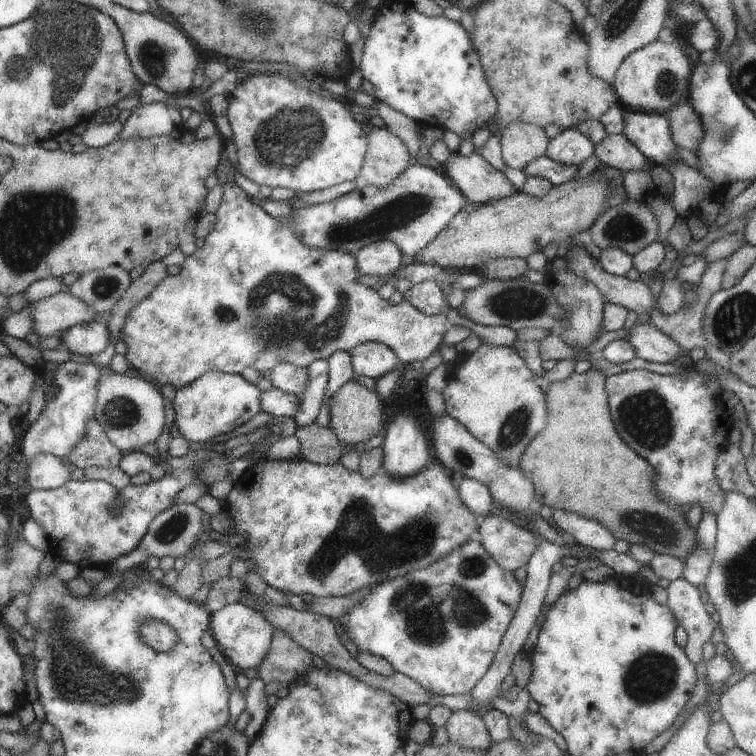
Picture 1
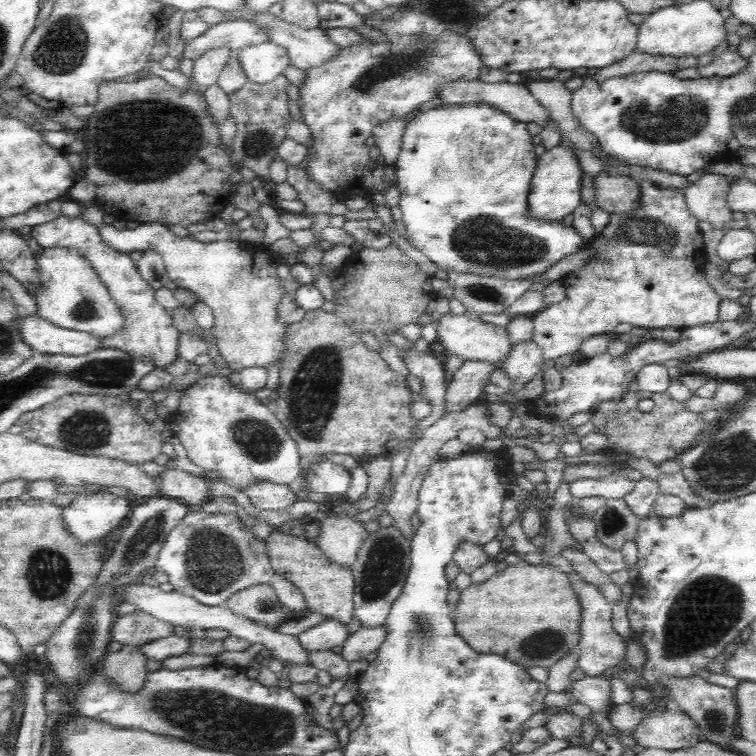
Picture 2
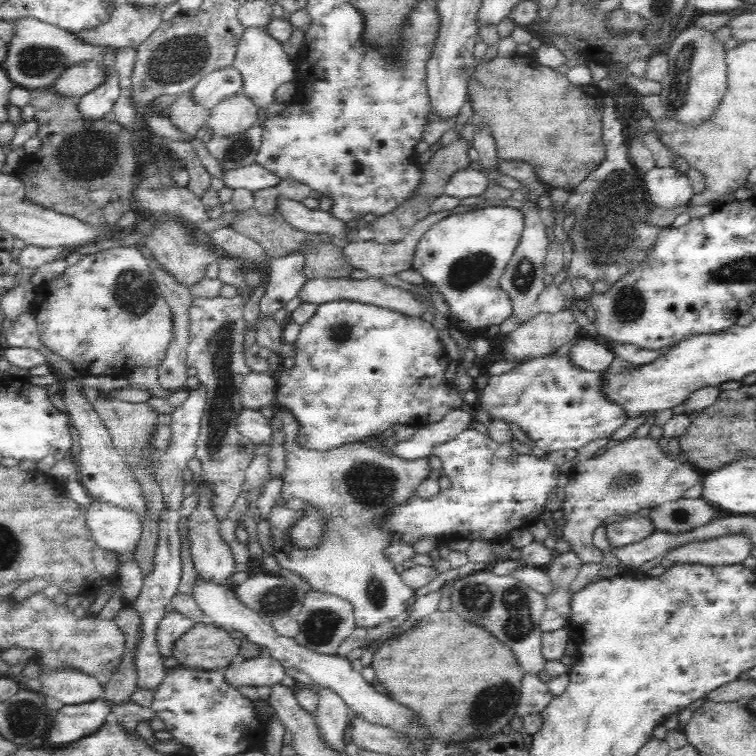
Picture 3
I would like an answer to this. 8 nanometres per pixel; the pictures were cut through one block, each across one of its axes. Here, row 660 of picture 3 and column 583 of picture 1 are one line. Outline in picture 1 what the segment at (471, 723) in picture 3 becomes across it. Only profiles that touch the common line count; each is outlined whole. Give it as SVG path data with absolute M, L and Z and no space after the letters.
M585 366L563 380L542 386L543 394L547 396L546 423L543 432L539 431L539 436L535 436L533 442L523 449L517 468L530 480L538 506L547 505L551 510L578 514L604 526L616 540L644 544L655 555L668 554L684 560L687 551L694 545L695 529L685 523L685 511L667 505L658 499L654 491L651 492L653 472L649 464L617 438L606 403L605 377L599 370Z

